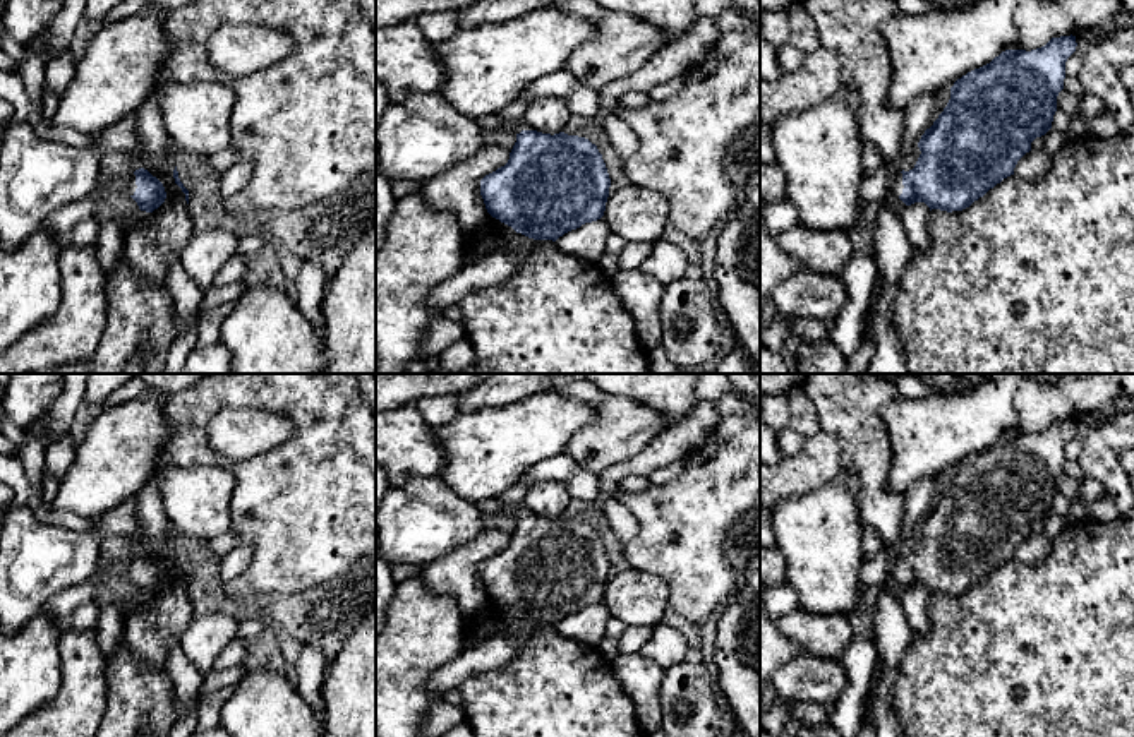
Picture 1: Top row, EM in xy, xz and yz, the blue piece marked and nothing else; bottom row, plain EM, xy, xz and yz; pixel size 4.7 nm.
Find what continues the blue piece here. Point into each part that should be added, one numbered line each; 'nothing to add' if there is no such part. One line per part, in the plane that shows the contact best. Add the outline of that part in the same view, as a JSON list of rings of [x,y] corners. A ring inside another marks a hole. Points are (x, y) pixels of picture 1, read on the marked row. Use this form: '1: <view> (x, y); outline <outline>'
1: yz (896, 185); outline [[[897,173],[889,183],[889,197],[899,199],[899,195],[902,194],[902,189],[904,189],[902,173]]]

